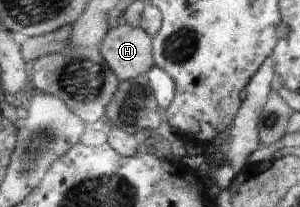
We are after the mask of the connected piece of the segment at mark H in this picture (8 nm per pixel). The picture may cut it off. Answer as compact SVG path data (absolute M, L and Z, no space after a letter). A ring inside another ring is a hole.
M125 22L106 34L99 51L121 82L139 77L155 65L152 36Z

